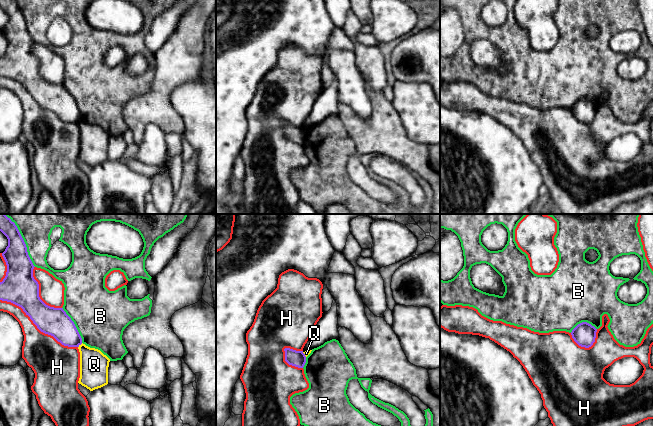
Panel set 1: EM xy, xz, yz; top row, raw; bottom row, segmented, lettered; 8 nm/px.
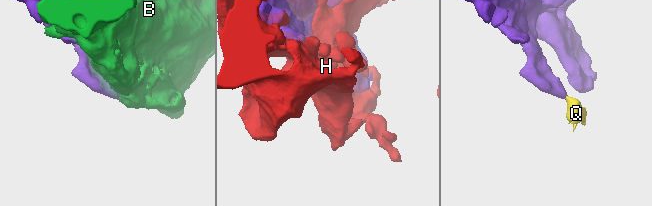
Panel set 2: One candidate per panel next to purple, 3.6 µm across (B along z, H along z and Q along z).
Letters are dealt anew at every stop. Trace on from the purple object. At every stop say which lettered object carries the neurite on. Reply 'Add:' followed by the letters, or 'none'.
Add: none

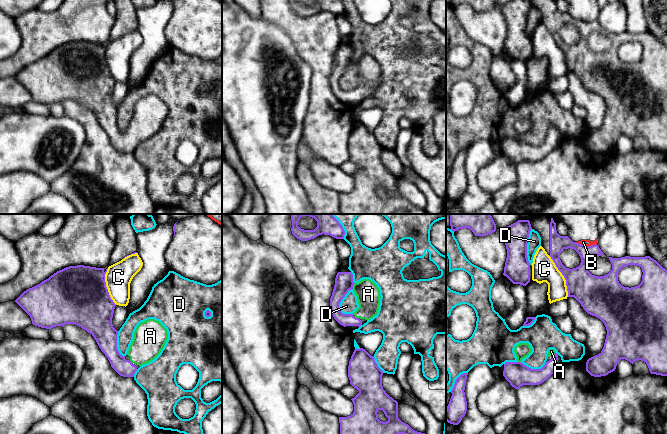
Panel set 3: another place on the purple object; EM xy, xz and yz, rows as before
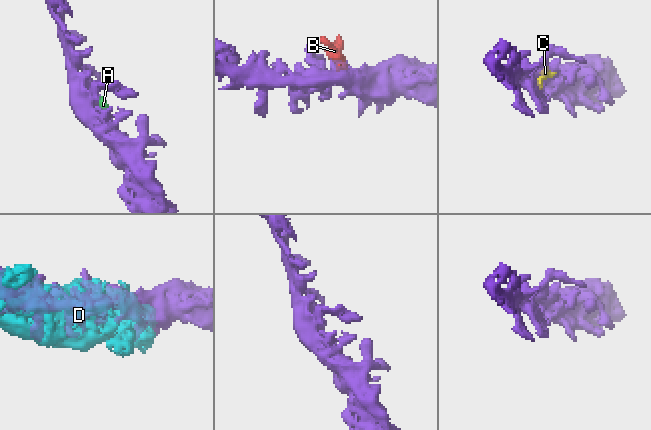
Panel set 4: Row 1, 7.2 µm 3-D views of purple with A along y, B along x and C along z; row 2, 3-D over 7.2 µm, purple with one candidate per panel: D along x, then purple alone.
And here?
Add: A

